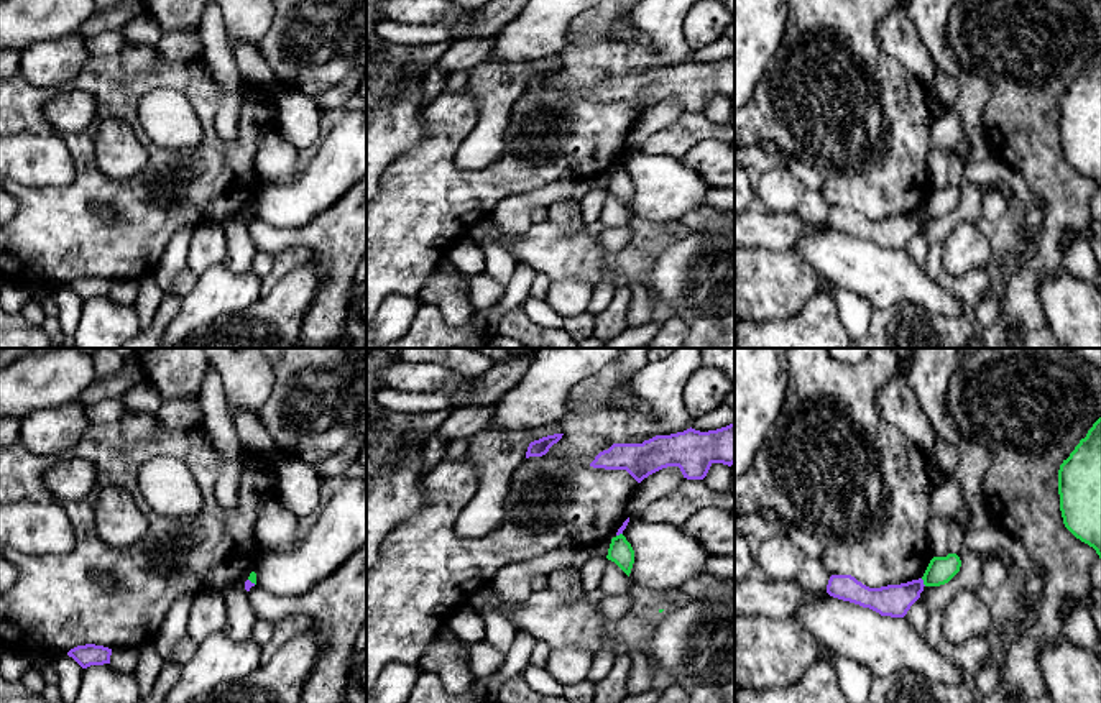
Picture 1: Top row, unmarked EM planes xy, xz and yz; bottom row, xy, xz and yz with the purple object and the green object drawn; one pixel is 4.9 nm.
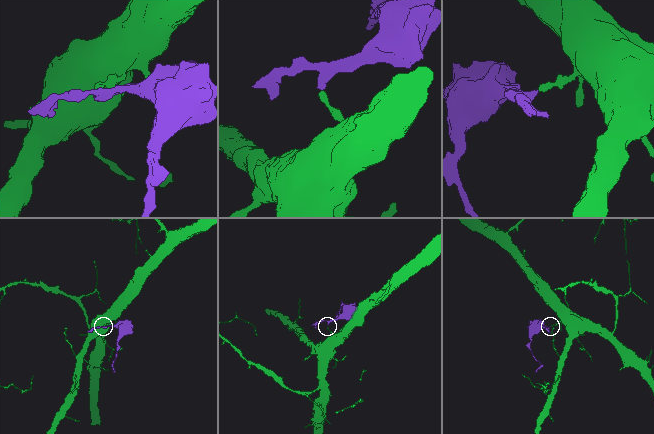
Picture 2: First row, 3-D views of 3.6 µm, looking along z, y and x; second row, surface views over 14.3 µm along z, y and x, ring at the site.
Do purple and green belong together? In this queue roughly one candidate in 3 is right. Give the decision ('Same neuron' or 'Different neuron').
Different neuron

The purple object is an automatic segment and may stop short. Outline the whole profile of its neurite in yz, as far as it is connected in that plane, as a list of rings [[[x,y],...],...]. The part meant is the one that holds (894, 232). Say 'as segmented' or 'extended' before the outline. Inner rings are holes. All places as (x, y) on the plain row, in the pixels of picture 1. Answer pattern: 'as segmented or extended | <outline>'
as segmented | [[[832,207],[827,225],[833,230],[869,240],[881,248],[904,250],[924,223],[924,212],[869,220],[851,207]]]

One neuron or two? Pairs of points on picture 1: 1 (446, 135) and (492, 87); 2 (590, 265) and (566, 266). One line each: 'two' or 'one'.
1: two
2: one

